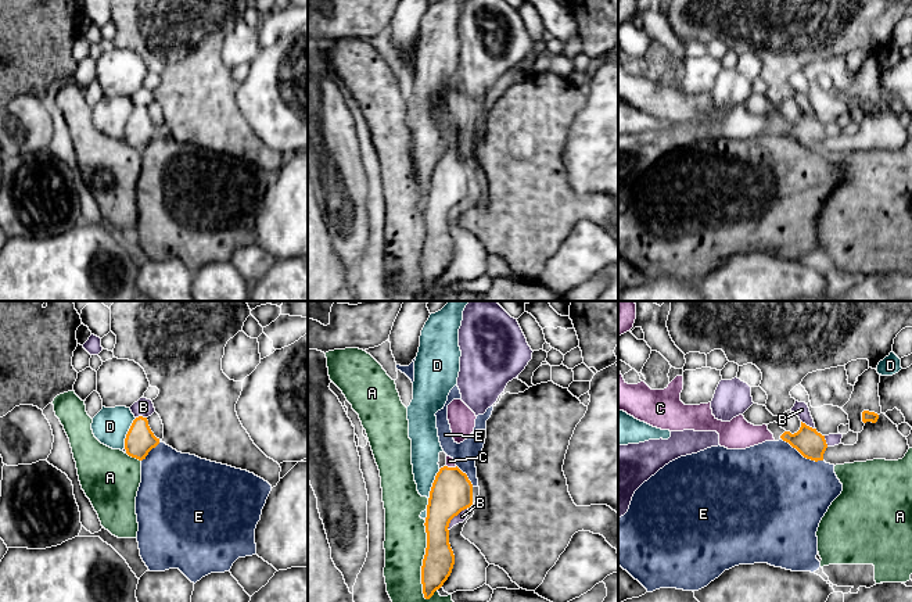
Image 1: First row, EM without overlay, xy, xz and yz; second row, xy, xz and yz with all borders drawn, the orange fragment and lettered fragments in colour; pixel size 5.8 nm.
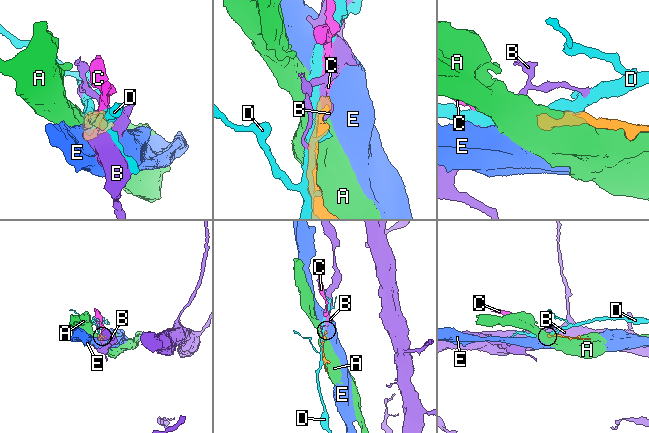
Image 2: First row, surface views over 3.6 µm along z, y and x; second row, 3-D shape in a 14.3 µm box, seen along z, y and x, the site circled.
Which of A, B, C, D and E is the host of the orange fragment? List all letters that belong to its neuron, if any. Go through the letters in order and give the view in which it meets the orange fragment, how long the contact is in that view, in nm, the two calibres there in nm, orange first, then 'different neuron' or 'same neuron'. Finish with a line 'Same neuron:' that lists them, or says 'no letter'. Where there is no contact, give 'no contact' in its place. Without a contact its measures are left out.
A: xz | 460 nm | 180/240 nm | different neuron
B: xz | 220 nm | 240/60 nm | different neuron
C: xz | 60 nm | 240/50 nm | same neuron
D: xy | 190 nm | 170/220 nm | different neuron
E: yz | 280 nm | 160/500 nm | different neuron
Same neuron: C

